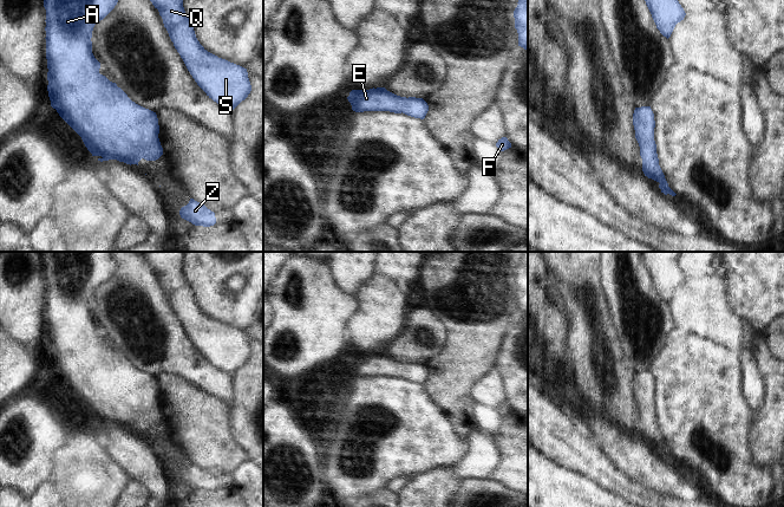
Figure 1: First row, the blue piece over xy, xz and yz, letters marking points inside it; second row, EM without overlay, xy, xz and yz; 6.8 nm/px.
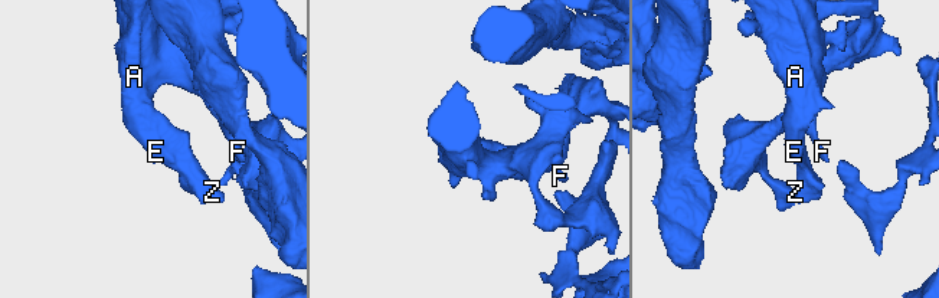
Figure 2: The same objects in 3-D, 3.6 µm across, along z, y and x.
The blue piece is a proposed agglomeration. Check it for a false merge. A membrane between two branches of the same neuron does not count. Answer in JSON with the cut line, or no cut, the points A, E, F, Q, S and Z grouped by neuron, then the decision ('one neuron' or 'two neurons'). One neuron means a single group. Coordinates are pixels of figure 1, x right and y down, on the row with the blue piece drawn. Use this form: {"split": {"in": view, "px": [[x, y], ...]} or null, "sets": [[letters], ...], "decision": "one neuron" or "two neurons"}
{"split": null, "sets": [["A", "E", "F", "Q", "S", "Z"]], "decision": "one neuron"}

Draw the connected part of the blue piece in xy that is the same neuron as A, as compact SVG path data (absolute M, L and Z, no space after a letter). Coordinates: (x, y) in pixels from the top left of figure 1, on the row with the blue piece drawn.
M44 0L46 9L46 59L47 91L51 106L81 137L85 147L98 156L98 161L117 160L126 164L137 164L144 158L156 161L163 155L158 134L159 125L156 112L132 102L128 95L99 73L100 63L92 53L92 31L117 5L118 0Z

